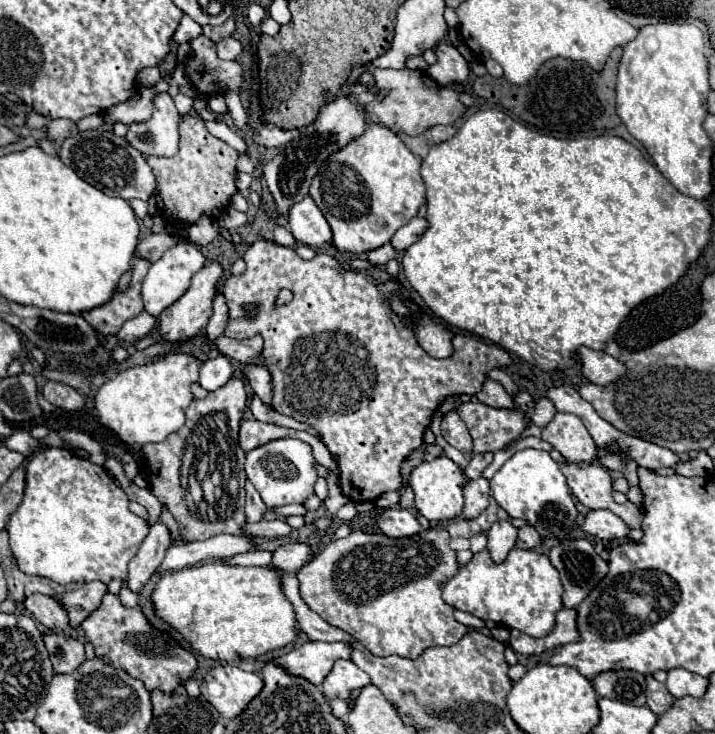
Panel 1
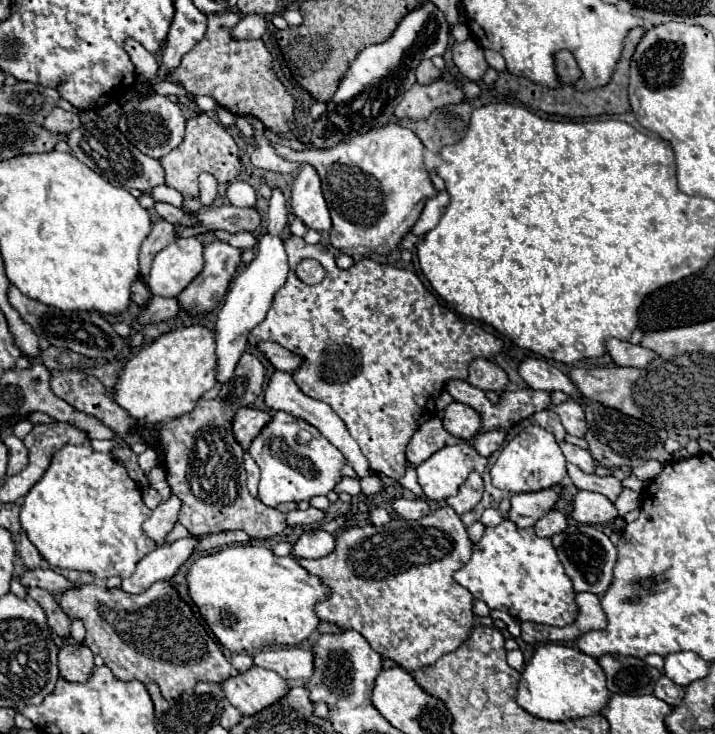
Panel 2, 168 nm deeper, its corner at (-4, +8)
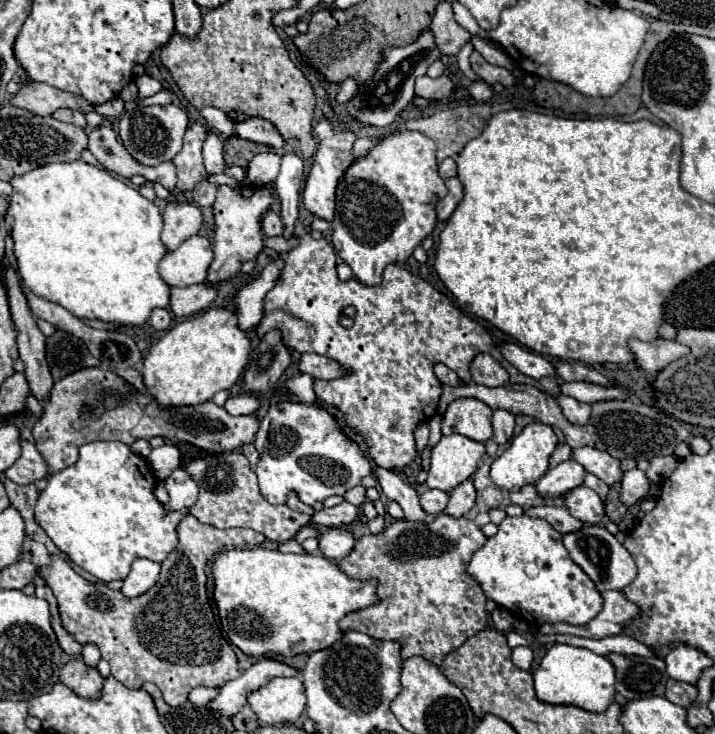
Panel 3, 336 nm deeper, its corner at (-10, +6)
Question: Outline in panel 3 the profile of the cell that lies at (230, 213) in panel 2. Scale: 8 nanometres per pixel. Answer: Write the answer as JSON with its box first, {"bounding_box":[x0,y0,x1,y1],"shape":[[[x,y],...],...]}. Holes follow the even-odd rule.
{"bounding_box":[262,211,284,237],"shape":[[[266,211],[264,217],[262,217],[262,233],[266,237],[272,237],[272,235],[280,235],[282,229],[284,229],[284,225],[282,225],[280,217],[272,211]]]}

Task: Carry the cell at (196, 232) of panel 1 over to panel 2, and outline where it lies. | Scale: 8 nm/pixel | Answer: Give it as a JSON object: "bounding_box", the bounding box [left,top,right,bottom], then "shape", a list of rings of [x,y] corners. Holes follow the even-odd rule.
{"bounding_box":[200,173,216,205],"shape":[[[200,173],[200,201],[204,205],[210,205],[216,197],[216,179],[210,173]]]}

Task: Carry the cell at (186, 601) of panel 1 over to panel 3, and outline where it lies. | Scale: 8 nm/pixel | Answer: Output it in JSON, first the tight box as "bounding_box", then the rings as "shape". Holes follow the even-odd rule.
{"bounding_box":[212,547,376,657],"shape":[[[264,547],[254,549],[230,549],[222,551],[212,563],[214,577],[214,601],[220,613],[222,629],[228,639],[246,655],[264,657],[272,653],[280,655],[300,655],[312,653],[318,649],[330,647],[336,639],[342,637],[338,629],[338,621],[356,609],[374,605],[376,597],[376,581],[354,581],[338,571],[332,559],[322,555],[292,555],[270,551]]]}

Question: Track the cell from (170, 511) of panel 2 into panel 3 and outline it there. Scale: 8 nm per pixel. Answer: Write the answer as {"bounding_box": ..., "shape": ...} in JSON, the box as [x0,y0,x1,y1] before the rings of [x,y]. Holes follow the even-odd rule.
{"bounding_box":[164,467,198,511],"shape":[[[184,467],[176,469],[170,477],[164,479],[166,491],[170,495],[170,501],[164,505],[164,509],[170,511],[182,511],[182,509],[190,509],[196,503],[196,495],[198,495],[198,487],[196,483],[186,475]]]}

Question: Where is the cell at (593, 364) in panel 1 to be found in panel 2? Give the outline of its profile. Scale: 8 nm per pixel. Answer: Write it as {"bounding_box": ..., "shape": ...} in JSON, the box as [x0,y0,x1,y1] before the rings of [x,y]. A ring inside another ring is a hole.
{"bounding_box":[606,339,658,367],"shape":[[[610,339],[606,343],[608,347],[608,353],[612,355],[614,363],[616,365],[622,365],[622,367],[646,367],[652,359],[656,359],[658,355],[648,349],[648,347],[642,347],[642,345],[632,345],[628,341],[620,341],[620,339]]]}

